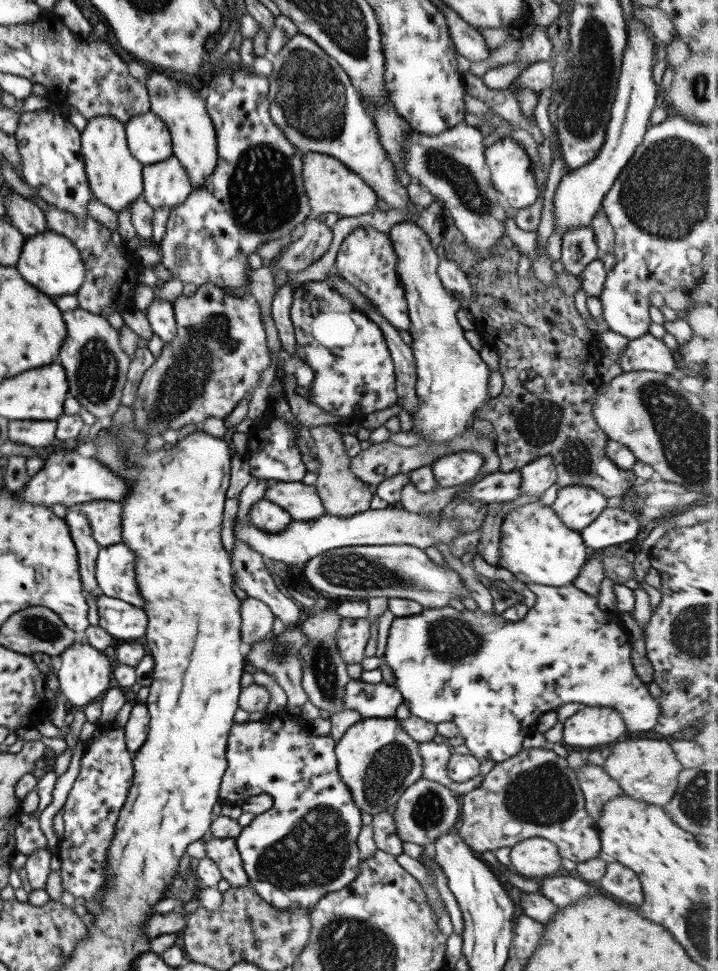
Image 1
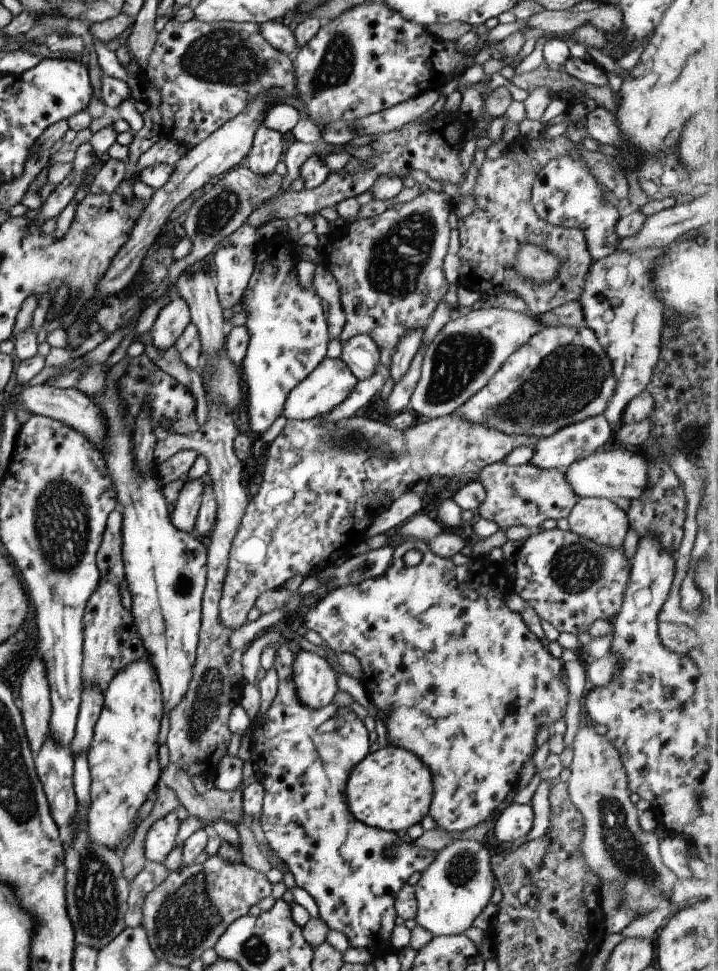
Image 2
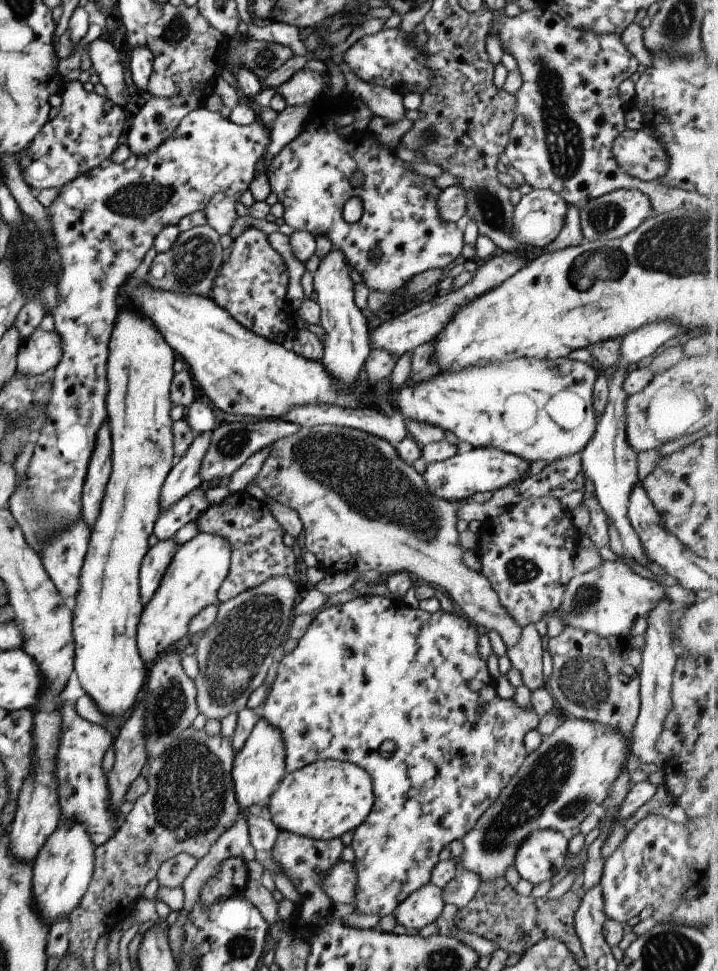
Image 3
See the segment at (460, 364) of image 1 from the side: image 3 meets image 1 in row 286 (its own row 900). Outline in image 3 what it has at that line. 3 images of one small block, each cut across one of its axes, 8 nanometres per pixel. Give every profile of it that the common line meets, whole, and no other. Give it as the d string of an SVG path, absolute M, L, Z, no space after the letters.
M429 882L408 894L397 905L393 916L398 924L416 932L438 920L443 905L442 890Z

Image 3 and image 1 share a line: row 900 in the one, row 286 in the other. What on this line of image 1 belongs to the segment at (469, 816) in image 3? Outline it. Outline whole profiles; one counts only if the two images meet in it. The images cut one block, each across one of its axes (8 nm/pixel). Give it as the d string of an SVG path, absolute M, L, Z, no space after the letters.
M360 226L354 228L341 241L336 251L333 269L353 288L369 298L377 307L379 315L385 318L389 325L394 326L397 330L408 330L408 310L400 278L395 272L395 265L396 256L388 234L379 232L370 226Z

